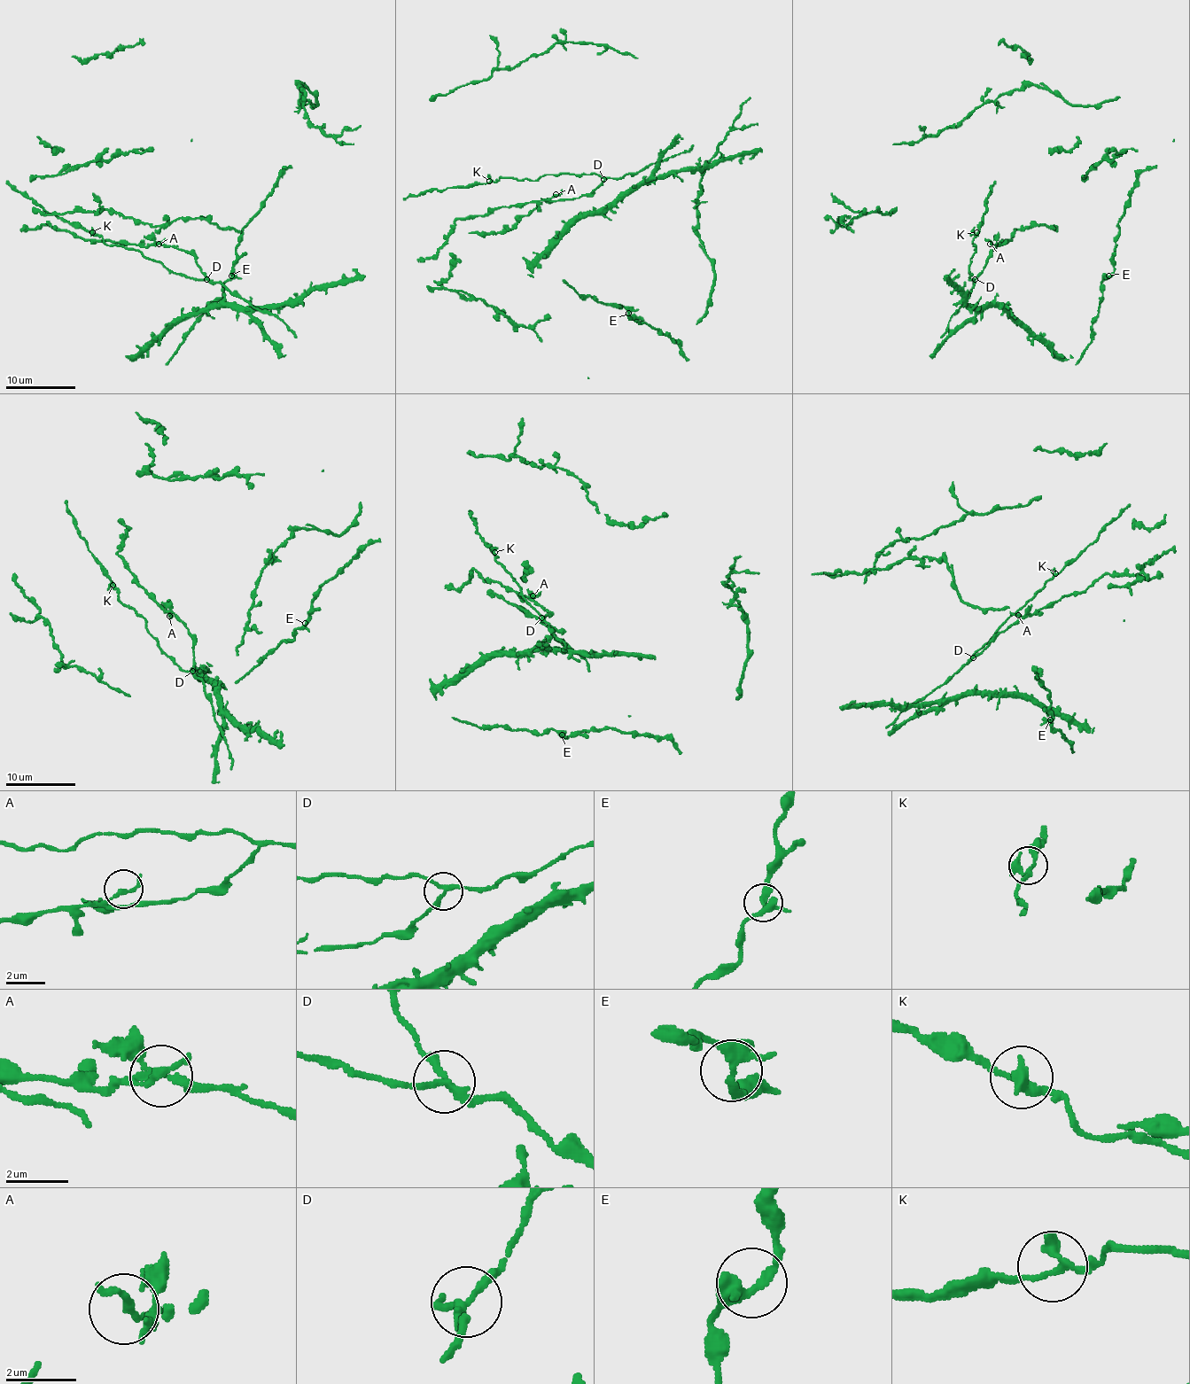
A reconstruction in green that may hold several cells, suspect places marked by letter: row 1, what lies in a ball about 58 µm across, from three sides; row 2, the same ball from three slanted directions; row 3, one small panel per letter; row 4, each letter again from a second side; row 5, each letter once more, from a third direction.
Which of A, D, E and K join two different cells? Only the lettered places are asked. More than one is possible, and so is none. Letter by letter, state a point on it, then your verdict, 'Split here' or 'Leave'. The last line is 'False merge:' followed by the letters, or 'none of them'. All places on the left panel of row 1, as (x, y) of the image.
A: Place: (159, 244). Leave
D: Place: (206, 279). Leave
E: Place: (231, 276). Leave
K: Place: (92, 232). Leave
False merge: none of them

